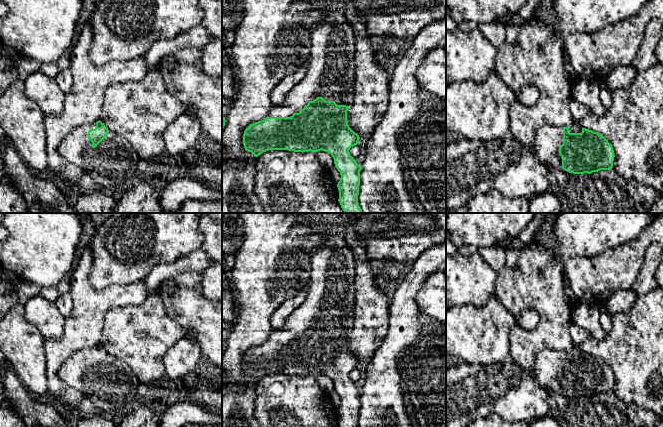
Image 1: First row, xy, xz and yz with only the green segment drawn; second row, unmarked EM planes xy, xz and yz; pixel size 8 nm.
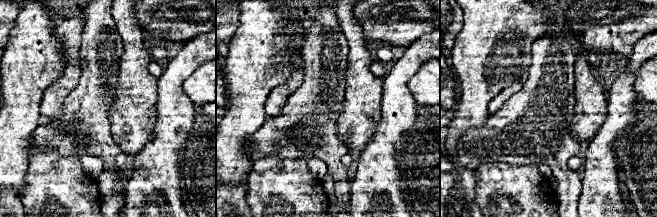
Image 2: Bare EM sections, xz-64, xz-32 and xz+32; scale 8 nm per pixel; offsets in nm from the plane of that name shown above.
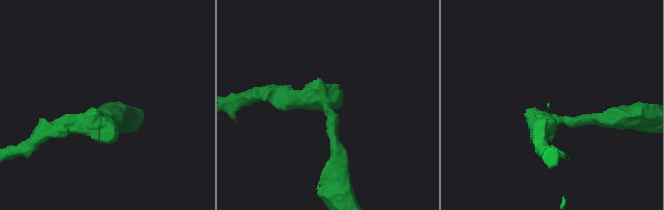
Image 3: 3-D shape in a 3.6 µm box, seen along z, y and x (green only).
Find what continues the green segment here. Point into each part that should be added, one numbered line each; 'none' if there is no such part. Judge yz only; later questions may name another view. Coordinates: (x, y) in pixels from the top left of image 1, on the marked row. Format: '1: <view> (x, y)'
1: yz (548, 139)

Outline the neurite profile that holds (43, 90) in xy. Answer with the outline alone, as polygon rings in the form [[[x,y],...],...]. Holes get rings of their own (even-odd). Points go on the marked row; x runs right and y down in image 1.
[[[38,70],[31,73],[24,83],[25,95],[34,101],[45,115],[60,115],[63,112],[65,93],[55,78]]]

